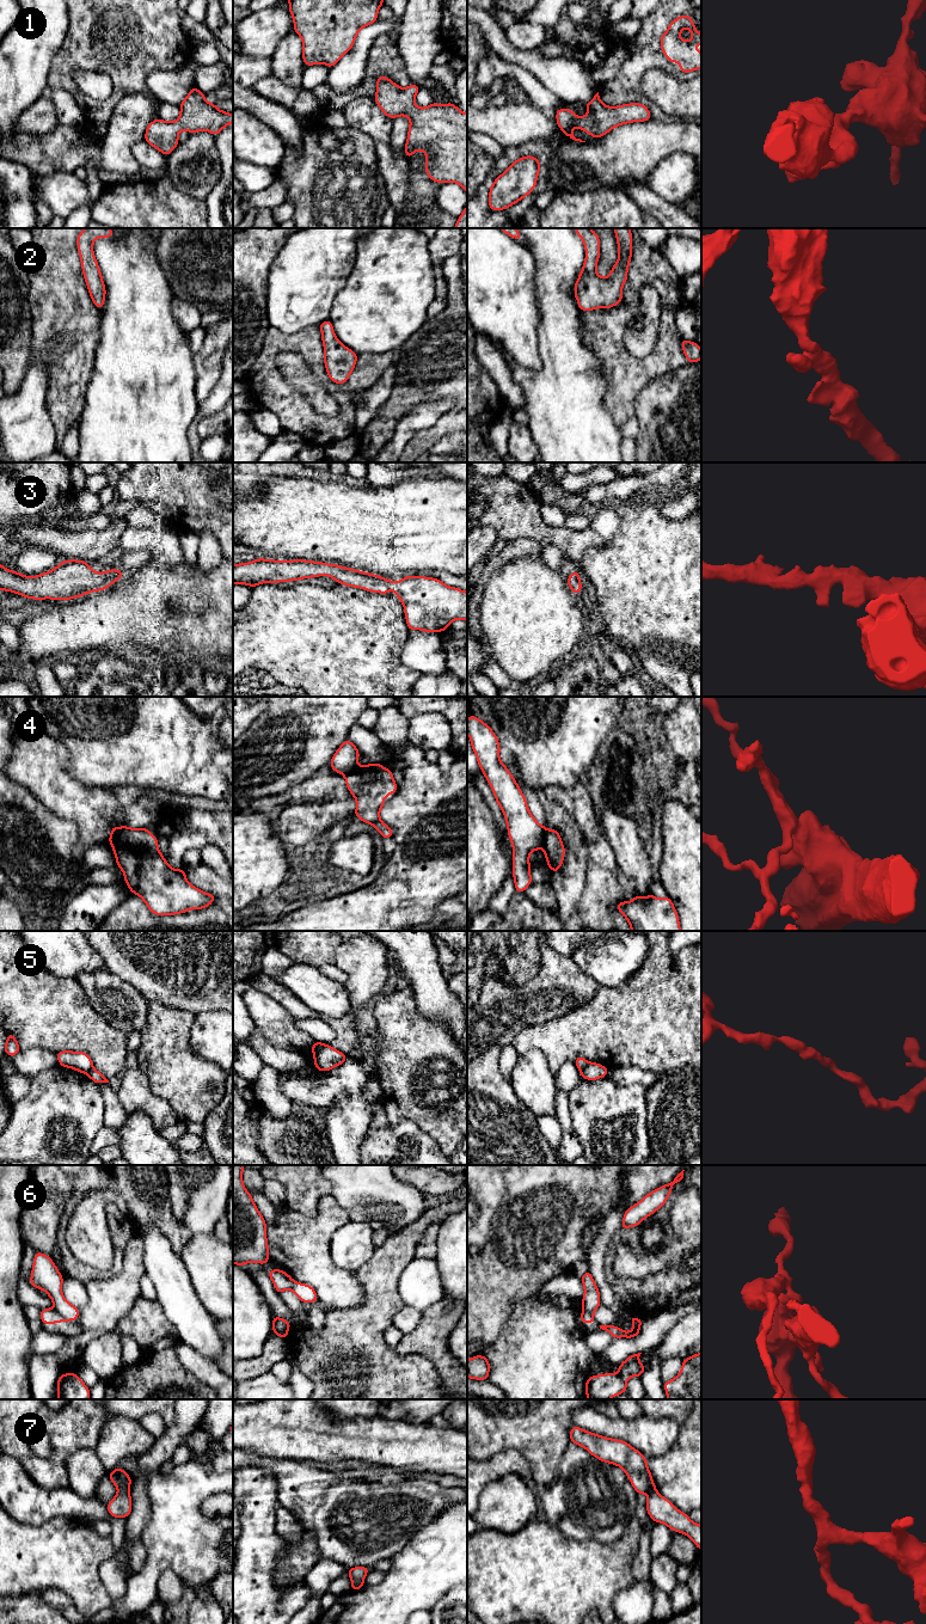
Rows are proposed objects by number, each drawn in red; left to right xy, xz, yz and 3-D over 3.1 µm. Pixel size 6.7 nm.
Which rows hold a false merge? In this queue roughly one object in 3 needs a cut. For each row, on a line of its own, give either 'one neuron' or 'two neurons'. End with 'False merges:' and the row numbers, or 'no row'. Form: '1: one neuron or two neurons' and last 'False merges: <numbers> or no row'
1: one neuron
2: one neuron
3: one neuron
4: two neurons
5: two neurons
6: two neurons
7: two neurons
False merges: 4, 5, 6, 7

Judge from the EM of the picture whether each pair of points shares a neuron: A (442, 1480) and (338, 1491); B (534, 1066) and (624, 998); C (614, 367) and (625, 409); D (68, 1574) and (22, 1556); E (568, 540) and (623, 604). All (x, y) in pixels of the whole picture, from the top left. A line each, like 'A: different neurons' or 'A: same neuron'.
A: different neurons
B: different neurons
C: same neuron
D: same neuron
E: different neurons

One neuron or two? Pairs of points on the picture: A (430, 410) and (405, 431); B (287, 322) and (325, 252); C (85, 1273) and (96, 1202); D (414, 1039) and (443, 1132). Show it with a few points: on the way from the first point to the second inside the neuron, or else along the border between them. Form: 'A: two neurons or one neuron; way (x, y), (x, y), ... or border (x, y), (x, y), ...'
A: one neuron; way (424, 415), (411, 426)
B: one neuron; way (293, 305), (300, 296), (304, 279), (311, 269)
C: two neurons; border (66, 1244), (80, 1261), (94, 1269), (112, 1268)
D: one neuron; way (414, 1062), (406, 1082), (408, 1095), (419, 1109)

